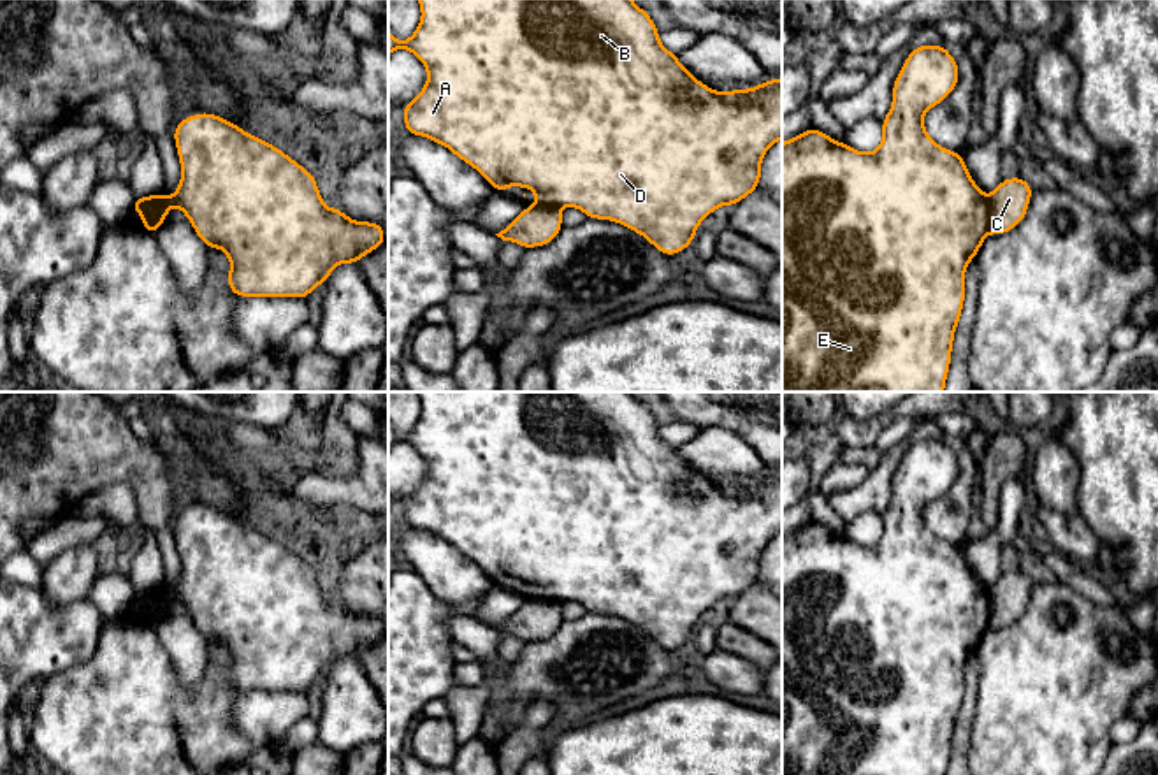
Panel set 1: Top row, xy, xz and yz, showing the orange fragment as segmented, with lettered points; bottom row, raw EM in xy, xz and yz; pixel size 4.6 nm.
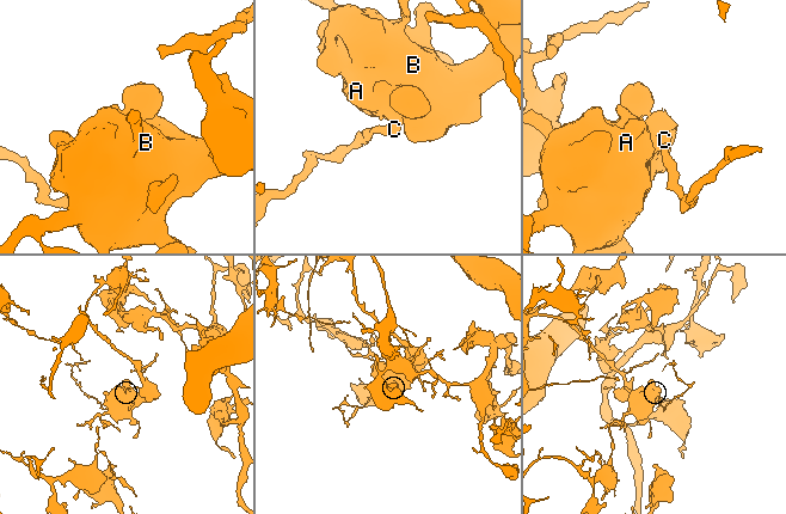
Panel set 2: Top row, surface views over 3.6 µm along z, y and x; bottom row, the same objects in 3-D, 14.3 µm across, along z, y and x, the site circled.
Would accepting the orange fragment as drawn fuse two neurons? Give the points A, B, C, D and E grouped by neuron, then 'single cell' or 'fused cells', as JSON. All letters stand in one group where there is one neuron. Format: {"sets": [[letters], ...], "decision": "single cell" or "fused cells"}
{"sets": [["A", "B", "D", "E"], ["C"]], "decision": "fused cells"}

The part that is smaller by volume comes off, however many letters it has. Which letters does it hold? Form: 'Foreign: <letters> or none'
Foreign: C

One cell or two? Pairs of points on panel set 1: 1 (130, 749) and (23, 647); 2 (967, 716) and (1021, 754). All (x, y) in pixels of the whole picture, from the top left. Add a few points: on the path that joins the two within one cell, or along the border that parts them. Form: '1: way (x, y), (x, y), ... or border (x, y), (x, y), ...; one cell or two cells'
1: border (78, 665), (58, 670), (46, 679); two cells
2: border (979, 679), (972, 744), (967, 756); two cells

